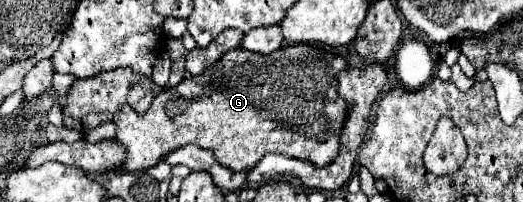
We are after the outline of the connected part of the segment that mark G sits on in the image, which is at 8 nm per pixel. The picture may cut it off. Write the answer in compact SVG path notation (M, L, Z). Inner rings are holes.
M309 44L279 48L275 54L269 56L259 56L245 48L231 50L225 54L225 58L209 66L203 74L199 76L185 74L179 86L161 90L153 98L151 108L145 114L131 110L131 106L123 106L119 110L119 114L115 116L117 124L115 138L123 146L127 146L127 158L123 162L123 170L133 172L143 170L145 166L153 166L171 150L177 150L191 142L201 148L211 148L215 152L217 162L235 172L249 170L255 162L259 162L265 154L271 152L299 158L315 164L317 168L323 168L331 164L339 154L339 138L343 122L347 120L349 106L345 98L341 98L337 92L337 76L341 74L341 70L349 68L351 66L345 58Z

